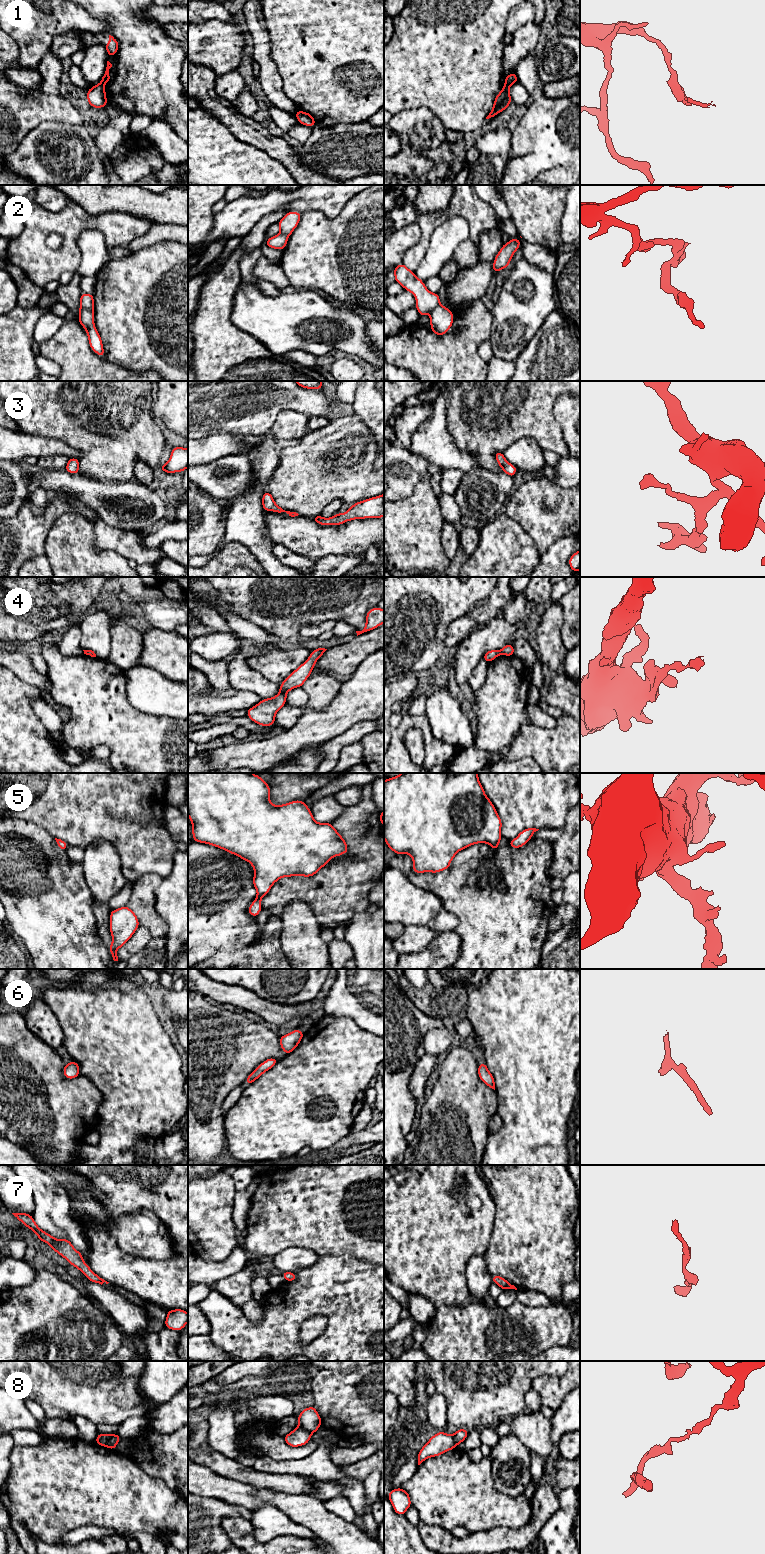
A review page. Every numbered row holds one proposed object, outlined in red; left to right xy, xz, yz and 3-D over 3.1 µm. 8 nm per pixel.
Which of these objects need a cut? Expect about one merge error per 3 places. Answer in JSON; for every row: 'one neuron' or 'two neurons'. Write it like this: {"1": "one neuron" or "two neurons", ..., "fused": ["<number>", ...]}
{"1": "two neurons", "2": "two neurons", "3": "one neuron", "4": "two neurons", "5": "one neuron", "6": "one neuron", "7": "one neuron", "8": "two neurons", "fused": ["1", "2", "4", "8"]}

